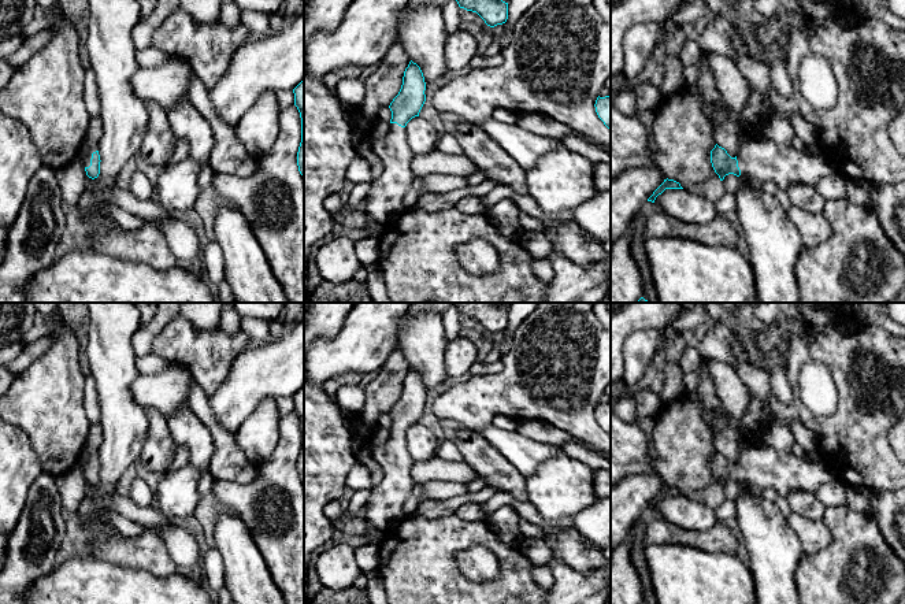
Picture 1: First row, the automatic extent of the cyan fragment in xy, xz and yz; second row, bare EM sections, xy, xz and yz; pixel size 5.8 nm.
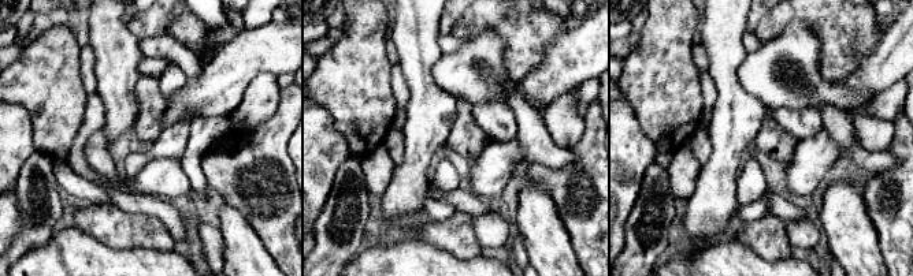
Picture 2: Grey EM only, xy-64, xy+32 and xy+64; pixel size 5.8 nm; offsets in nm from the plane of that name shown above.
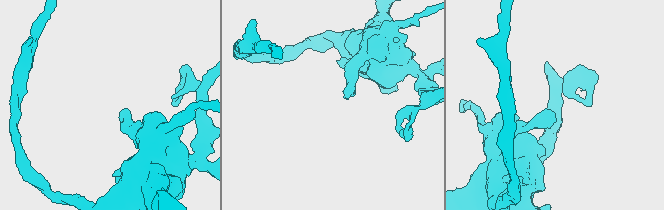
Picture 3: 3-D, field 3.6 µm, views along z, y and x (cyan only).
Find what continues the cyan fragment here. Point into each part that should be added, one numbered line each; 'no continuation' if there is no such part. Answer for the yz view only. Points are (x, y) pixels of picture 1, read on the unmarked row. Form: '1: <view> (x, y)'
1: yz (764, 467)

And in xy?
1: xy (86, 464)

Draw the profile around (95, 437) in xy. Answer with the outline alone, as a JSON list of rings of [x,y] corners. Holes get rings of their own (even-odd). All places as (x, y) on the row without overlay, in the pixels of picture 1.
[[[100,423],[90,425],[82,455],[81,455],[78,463],[75,464],[79,470],[82,470],[82,464],[88,455],[99,453],[99,448],[100,448],[101,442],[103,442],[101,425]]]

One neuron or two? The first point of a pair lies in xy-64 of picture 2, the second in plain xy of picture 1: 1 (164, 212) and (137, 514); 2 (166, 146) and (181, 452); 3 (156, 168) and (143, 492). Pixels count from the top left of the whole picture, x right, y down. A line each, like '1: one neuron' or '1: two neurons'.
1: two neurons
2: one neuron
3: two neurons

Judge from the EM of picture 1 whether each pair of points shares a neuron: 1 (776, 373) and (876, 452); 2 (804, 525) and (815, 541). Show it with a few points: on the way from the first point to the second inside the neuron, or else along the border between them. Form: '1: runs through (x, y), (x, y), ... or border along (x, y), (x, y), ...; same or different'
1: border along (785, 352), (792, 391), (787, 407); different
2: runs through (807, 529), (815, 537); same

